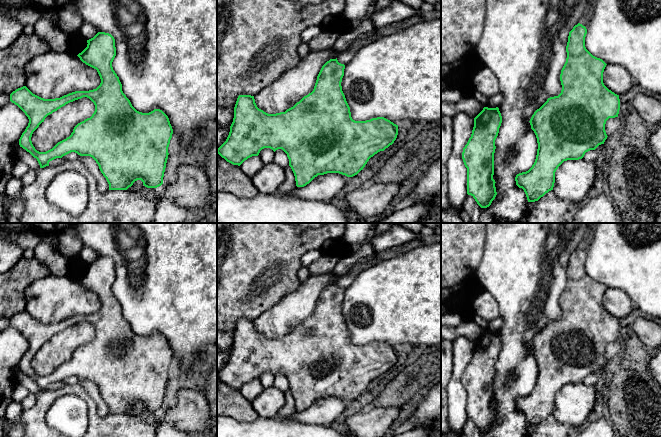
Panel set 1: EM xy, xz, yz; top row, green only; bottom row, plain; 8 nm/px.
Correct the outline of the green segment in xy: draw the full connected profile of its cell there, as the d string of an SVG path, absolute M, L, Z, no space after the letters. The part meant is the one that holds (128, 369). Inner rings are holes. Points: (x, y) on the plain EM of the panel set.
M98 256L93 262L87 264L87 267L87 271L77 280L83 287L97 294L101 307L96 313L89 315L75 315L55 323L41 322L33 318L26 310L18 312L10 318L10 325L17 329L29 343L28 350L19 363L19 369L37 383L40 392L49 390L50 385L56 382L62 382L71 376L75 376L80 380L92 381L98 388L101 397L106 402L109 408L109 414L127 414L137 404L141 404L143 409L147 412L157 412L163 408L164 396L169 379L168 371L173 358L169 342L160 333L154 333L149 337L137 335L123 317L122 308L112 291L112 286L116 280L116 271L115 263L111 258ZM83 321L89 322L95 329L95 335L92 340L78 347L74 351L71 359L58 366L52 373L46 376L37 375L31 365L33 356L42 346L44 346L48 339L66 328Z

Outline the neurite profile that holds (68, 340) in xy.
M87 321L66 328L48 339L33 356L33 370L39 376L52 373L58 366L69 361L74 351L90 342L94 335L94 327Z

